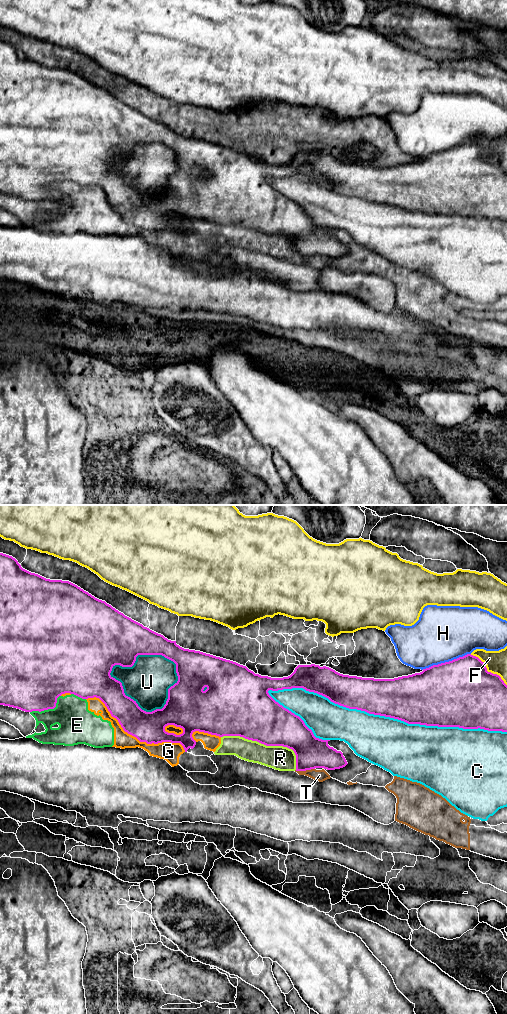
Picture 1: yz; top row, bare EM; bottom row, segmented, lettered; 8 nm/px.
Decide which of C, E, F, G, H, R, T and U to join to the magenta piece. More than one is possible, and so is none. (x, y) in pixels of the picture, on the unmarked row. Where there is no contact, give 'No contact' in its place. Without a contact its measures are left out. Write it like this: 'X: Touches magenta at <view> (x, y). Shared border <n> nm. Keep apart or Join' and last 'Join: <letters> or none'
C: Touches magenta at yz (387, 204). Shared border 1950 nm. Keep apart
E: Touches magenta at yz (48, 196). Shared border 280 nm. Keep apart
F: Touches magenta at yz (487, 159). Shared border 380 nm. Keep apart
G: Touches magenta at yz (133, 223). Shared border 900 nm. Keep apart
H: Touches magenta at yz (446, 150). Shared border 420 nm. Keep apart
R: Touches magenta at yz (266, 233). Shared border 650 nm. Keep apart
T: Touches magenta at yz (304, 258). Shared border 160 nm. Keep apart
U: Touches magenta at yz (147, 142). Shared border 550 nm. Keep apart
Join: none

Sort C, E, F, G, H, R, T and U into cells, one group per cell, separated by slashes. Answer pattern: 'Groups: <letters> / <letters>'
Groups: C / E G R T / F / H / U

